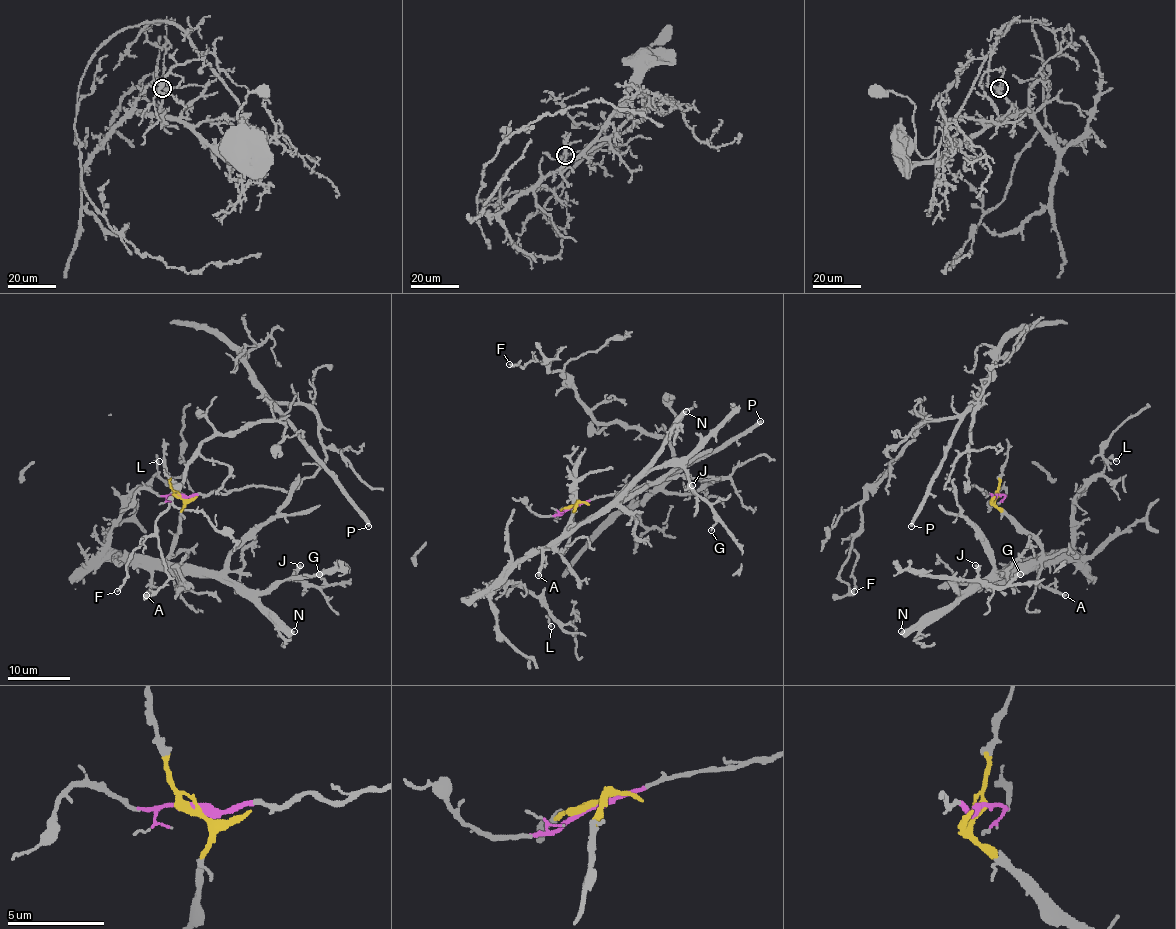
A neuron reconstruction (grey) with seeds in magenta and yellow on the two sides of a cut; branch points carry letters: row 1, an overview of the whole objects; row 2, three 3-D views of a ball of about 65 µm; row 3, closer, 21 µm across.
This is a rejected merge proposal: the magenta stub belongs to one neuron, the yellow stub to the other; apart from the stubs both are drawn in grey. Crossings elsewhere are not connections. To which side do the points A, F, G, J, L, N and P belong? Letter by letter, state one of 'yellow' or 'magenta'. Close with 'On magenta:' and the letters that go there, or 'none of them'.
A: yellow
F: magenta
G: yellow
J: yellow
L: yellow
N: yellow
P: magenta
On magenta: F, P

